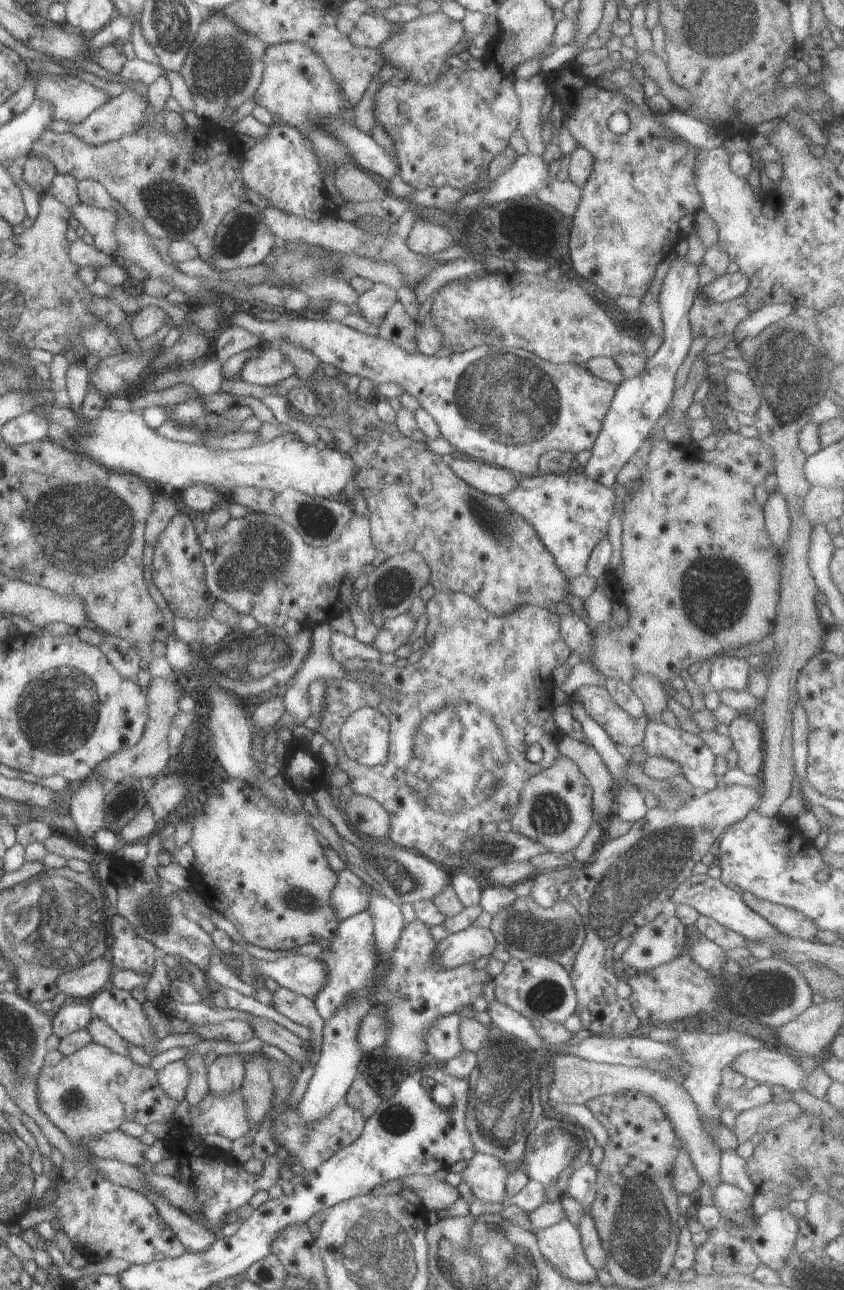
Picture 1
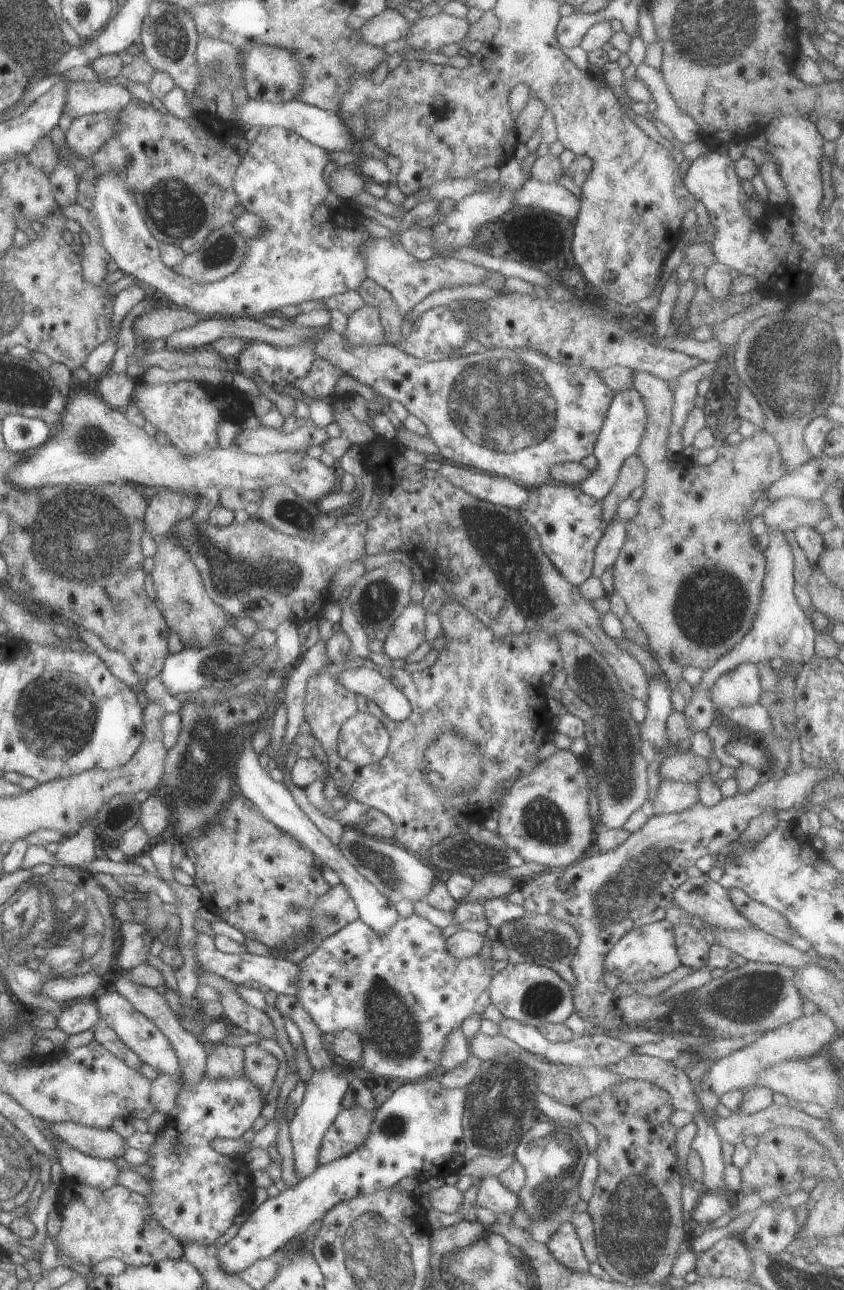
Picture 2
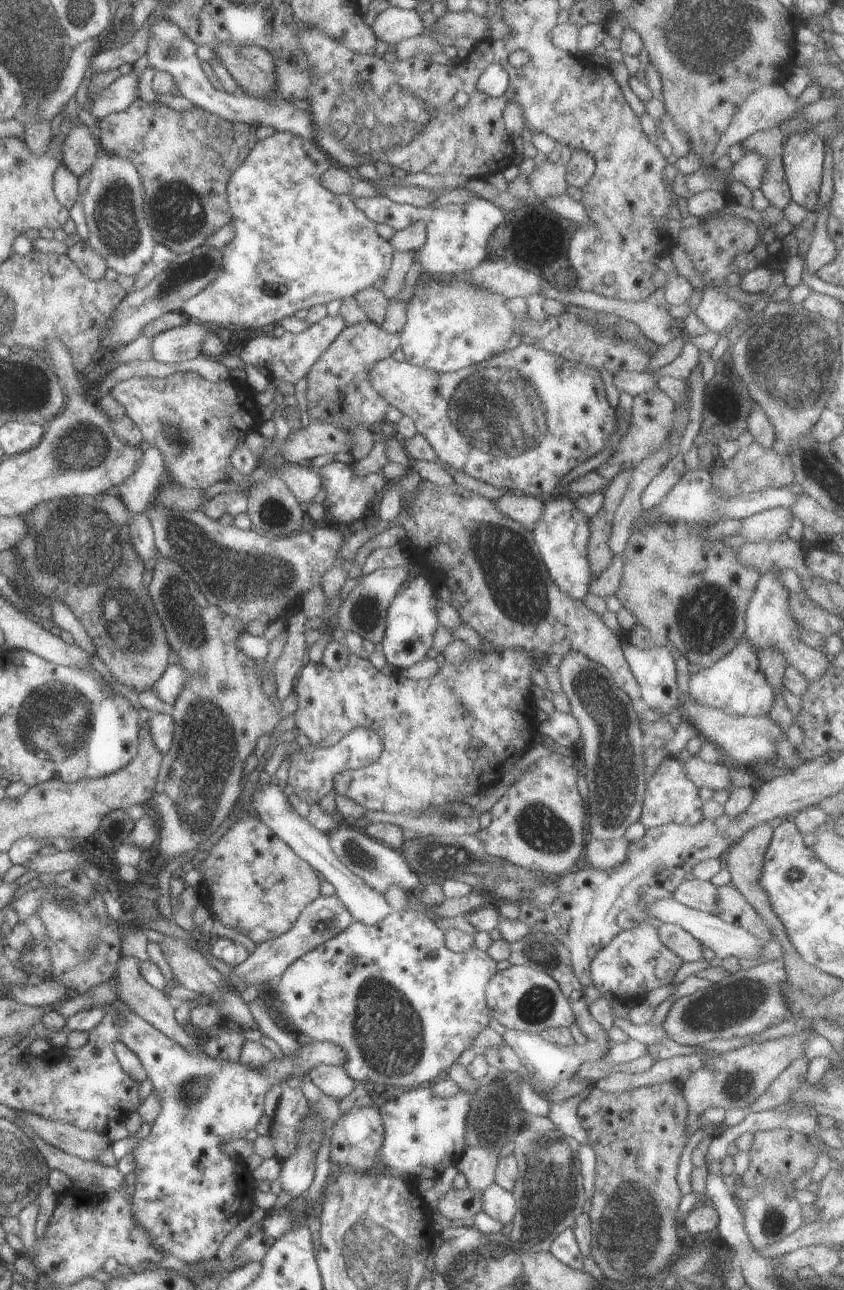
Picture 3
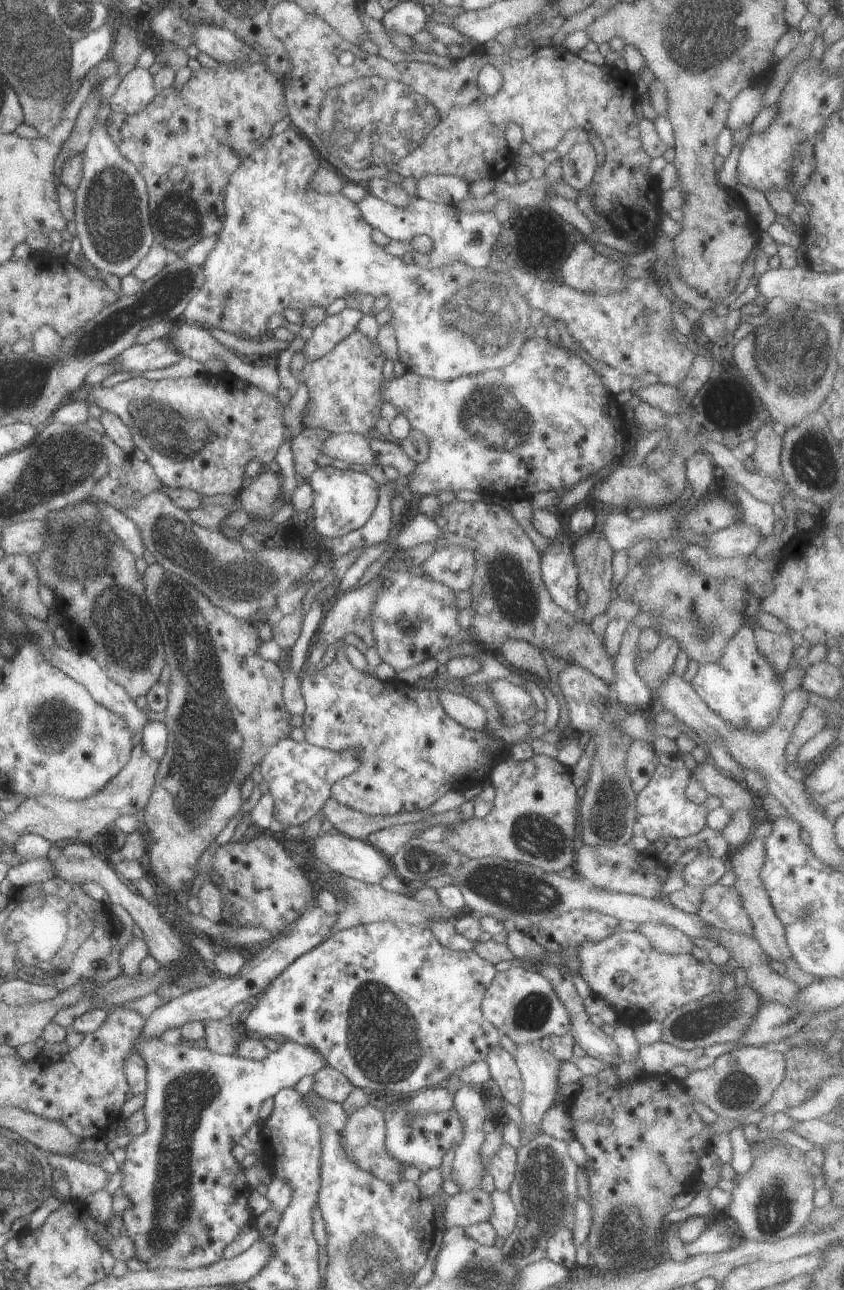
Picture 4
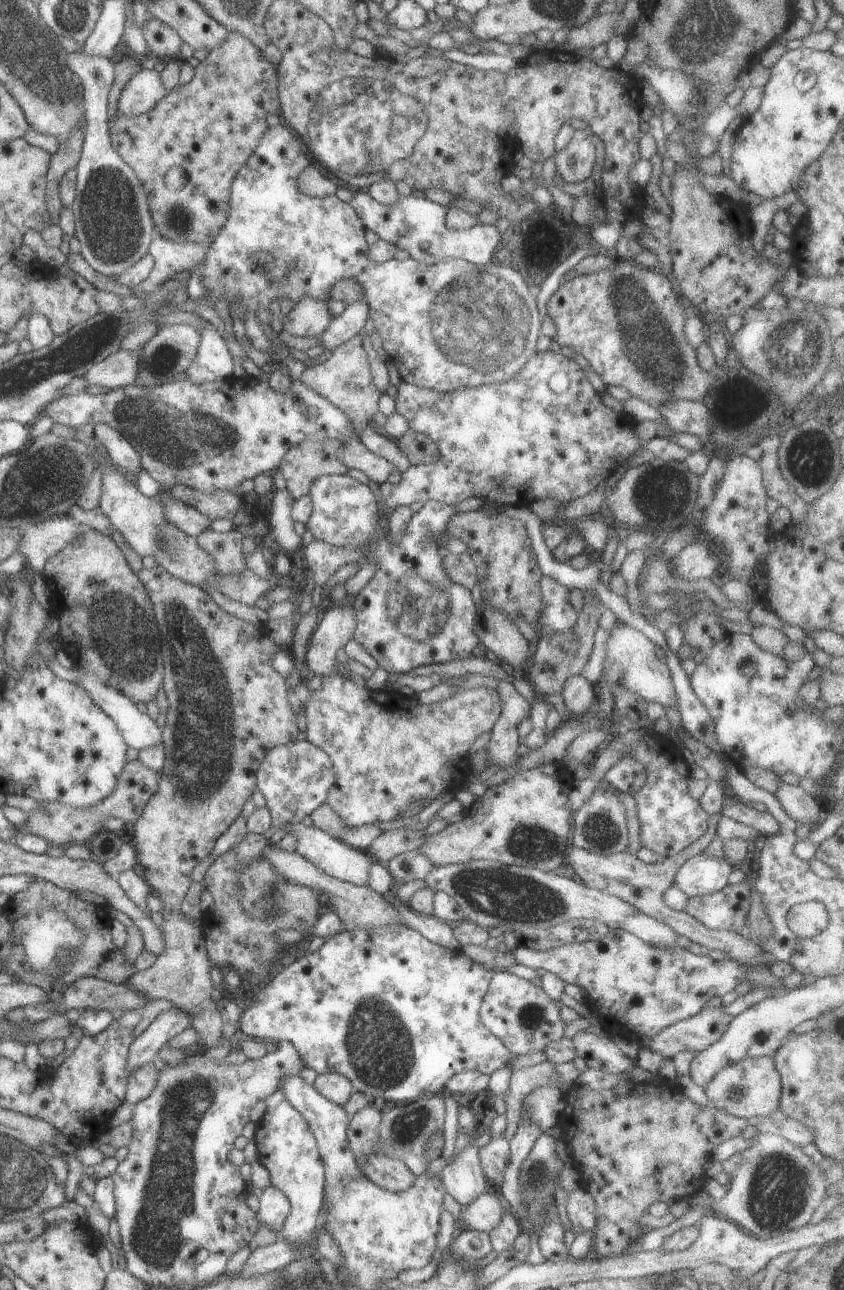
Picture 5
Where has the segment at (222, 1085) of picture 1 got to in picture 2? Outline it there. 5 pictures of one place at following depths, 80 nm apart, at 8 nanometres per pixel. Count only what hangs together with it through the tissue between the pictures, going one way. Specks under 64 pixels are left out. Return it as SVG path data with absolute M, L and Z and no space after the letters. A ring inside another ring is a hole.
M210 1042L212 1051L206 1057L205 1074L209 1080L221 1078L239 1078L242 1074L241 1046L222 1045Z

